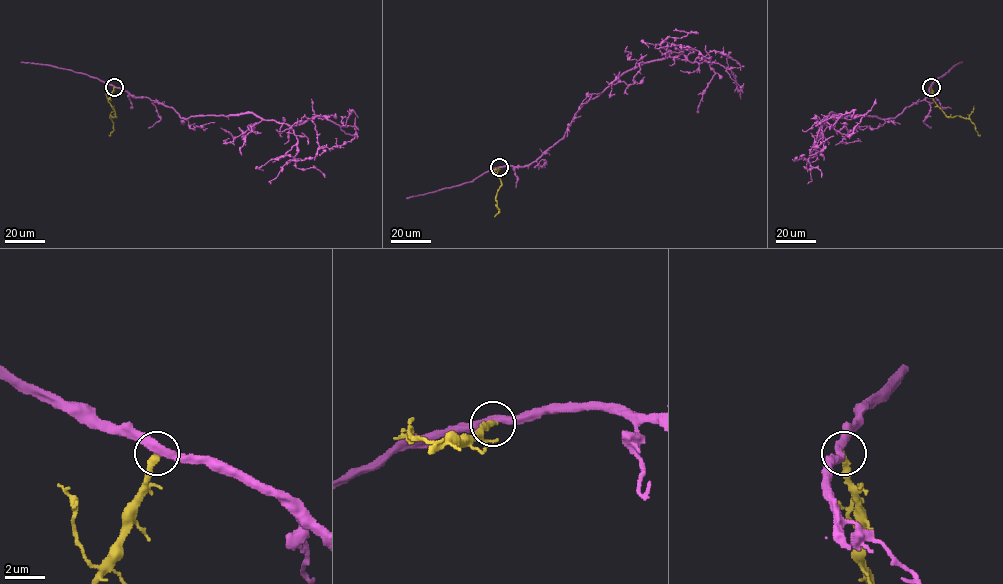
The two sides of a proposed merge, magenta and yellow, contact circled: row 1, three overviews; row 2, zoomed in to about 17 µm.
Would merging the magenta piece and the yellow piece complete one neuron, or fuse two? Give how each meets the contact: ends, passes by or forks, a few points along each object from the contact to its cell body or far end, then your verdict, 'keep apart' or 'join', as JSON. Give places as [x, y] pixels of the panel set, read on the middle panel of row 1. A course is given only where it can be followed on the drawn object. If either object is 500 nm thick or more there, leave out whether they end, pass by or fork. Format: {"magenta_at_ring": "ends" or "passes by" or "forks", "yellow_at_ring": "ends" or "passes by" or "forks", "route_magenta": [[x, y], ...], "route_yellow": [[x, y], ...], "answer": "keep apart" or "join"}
{"magenta_at_ring": "passes by", "yellow_at_ring": "ends", "route_magenta": [[499, 167], [536, 162], [586, 102], [635, 67], [669, 57], [704, 60], [715, 51], [740, 70]], "route_yellow": [[499, 167], [493, 170], [501, 183], [495, 199], [499, 212], [494, 217]], "answer": "keep apart"}

